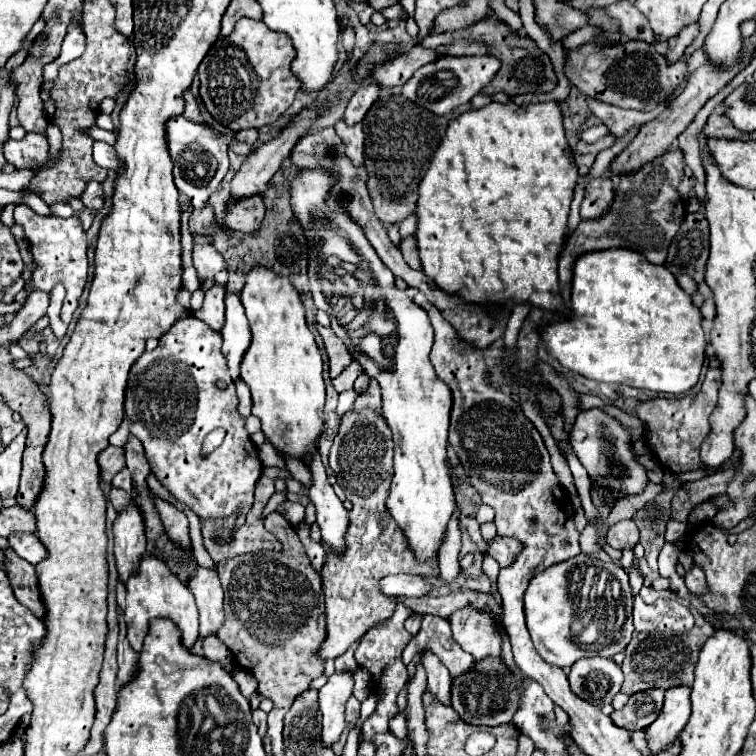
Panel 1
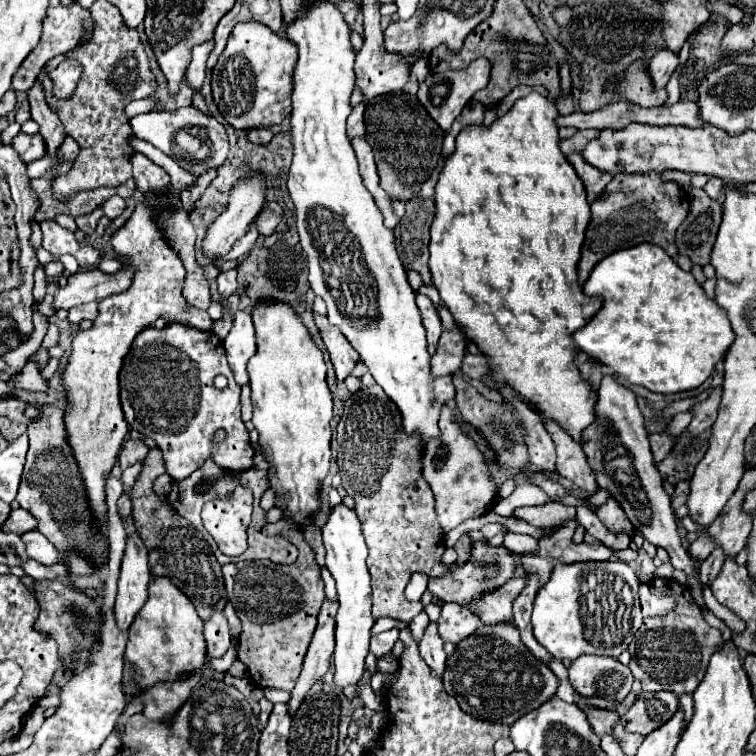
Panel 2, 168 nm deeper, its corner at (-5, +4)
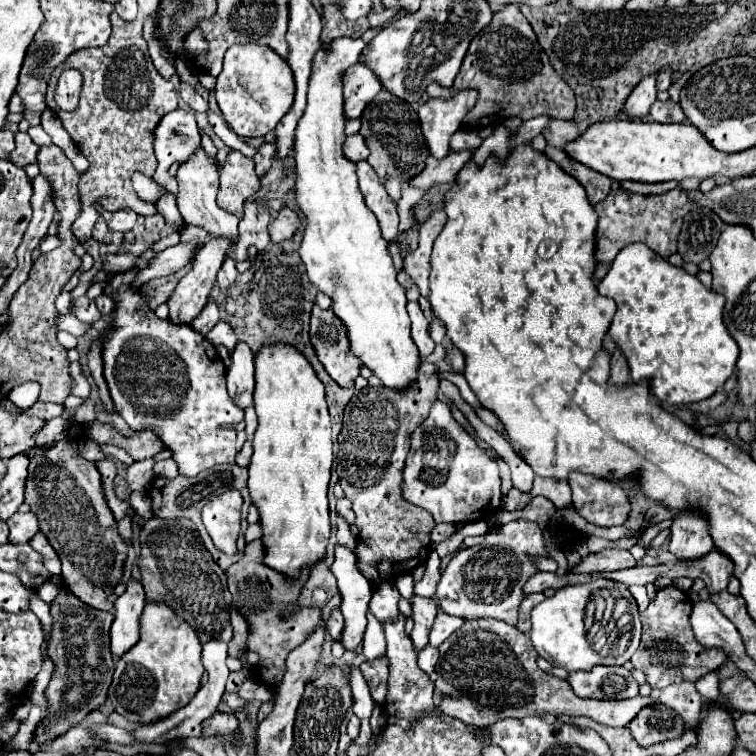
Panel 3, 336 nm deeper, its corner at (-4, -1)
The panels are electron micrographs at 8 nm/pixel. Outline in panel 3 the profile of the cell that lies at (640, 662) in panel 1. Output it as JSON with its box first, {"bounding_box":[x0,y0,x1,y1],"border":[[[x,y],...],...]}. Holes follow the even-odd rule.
{"bounding_box":[631,585,727,689],"border":[[[673,585],[659,589],[647,611],[641,613],[643,637],[639,649],[631,657],[631,663],[635,669],[645,673],[647,683],[653,689],[665,689],[667,685],[683,681],[697,683],[697,679],[701,679],[703,675],[721,667],[727,661],[725,653],[719,649],[701,649],[701,643],[697,643],[697,639],[693,637],[689,613],[691,613],[689,597]]]}

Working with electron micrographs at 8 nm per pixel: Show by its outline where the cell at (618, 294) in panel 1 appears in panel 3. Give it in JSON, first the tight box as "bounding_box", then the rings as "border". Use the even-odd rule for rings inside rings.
{"bounding_box":[597,243,739,405],"border":[[[631,243],[613,259],[607,275],[597,285],[597,291],[617,303],[617,313],[607,333],[627,359],[631,379],[635,383],[647,379],[651,393],[659,401],[679,405],[707,399],[731,377],[739,347],[723,325],[725,297],[711,289],[705,289],[701,281],[689,275],[683,267],[671,265],[667,259],[663,259],[643,243]]]}

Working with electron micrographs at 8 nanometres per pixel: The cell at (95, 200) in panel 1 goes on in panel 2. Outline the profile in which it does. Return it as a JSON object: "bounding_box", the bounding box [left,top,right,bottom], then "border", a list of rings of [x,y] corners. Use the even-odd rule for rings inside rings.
{"bounding_box":[104,196,126,220],"border":[[[114,196],[114,198],[110,198],[110,200],[104,204],[104,214],[106,214],[110,220],[116,220],[124,210],[126,210],[126,202],[124,202],[124,198],[120,198],[120,196]]]}

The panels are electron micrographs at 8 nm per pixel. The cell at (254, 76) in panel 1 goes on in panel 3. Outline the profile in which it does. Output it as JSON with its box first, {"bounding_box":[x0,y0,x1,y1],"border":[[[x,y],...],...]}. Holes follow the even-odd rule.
{"bounding_box":[215,45,293,137],"border":[[[231,45],[225,53],[223,71],[217,77],[215,97],[227,125],[239,137],[261,137],[273,131],[293,105],[293,71],[283,57],[277,57],[277,53],[269,49],[269,45]]]}

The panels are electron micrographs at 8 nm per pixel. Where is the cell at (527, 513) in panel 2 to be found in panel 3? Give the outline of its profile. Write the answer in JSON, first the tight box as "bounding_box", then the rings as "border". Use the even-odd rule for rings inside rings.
{"bounding_box":[437,519,547,625],"border":[[[519,519],[503,525],[503,531],[489,531],[485,543],[461,549],[449,561],[443,571],[443,579],[437,585],[439,607],[449,615],[469,621],[491,617],[515,625],[517,611],[523,601],[521,587],[537,571],[529,561],[533,555],[547,555],[545,549],[541,549],[541,531],[537,523]]]}

